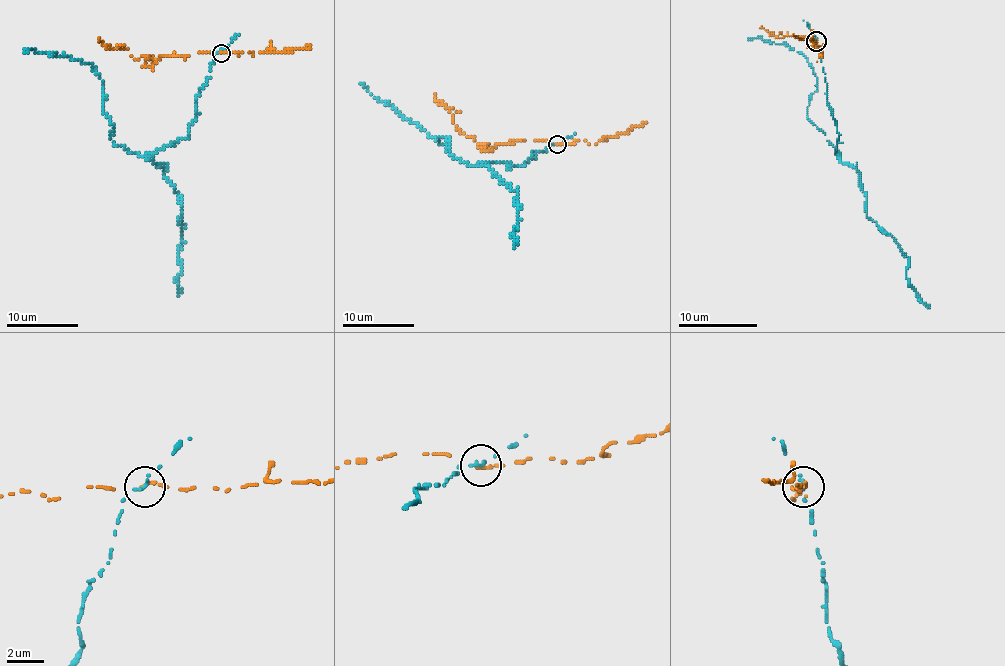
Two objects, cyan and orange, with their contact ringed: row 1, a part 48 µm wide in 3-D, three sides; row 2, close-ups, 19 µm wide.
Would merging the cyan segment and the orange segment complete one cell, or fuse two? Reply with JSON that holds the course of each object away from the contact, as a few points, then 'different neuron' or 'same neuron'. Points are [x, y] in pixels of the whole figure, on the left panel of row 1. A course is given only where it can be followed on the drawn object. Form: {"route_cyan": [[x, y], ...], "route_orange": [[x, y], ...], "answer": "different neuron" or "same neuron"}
{"route_cyan": [[222, 53], [213, 57], [186, 137], [137, 155], [112, 143], [95, 69], [64, 55], [23, 51]], "route_orange": [[220, 53], [168, 55], [155, 60], [136, 59], [125, 48], [111, 50], [98, 41]], "answer": "different neuron"}

